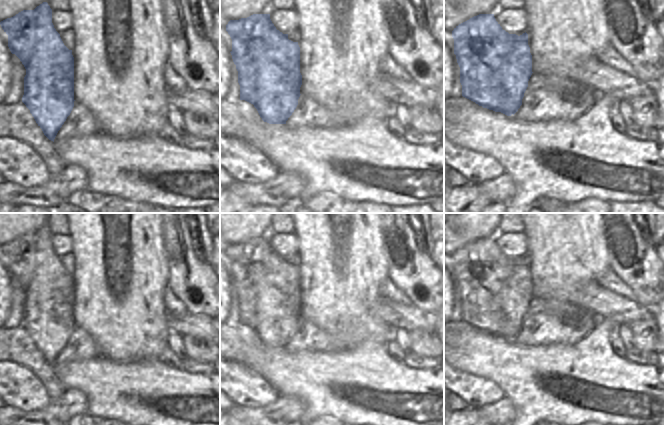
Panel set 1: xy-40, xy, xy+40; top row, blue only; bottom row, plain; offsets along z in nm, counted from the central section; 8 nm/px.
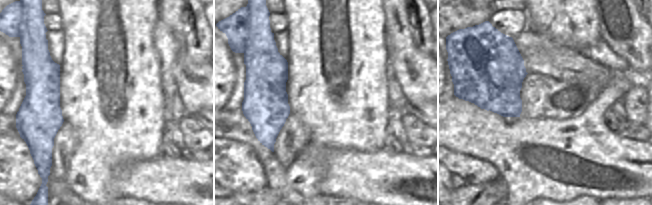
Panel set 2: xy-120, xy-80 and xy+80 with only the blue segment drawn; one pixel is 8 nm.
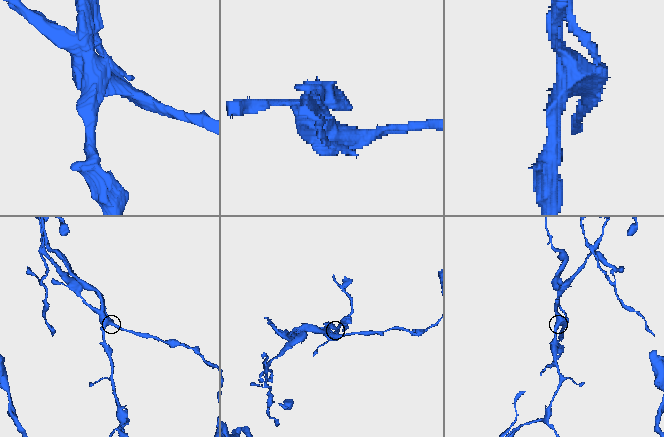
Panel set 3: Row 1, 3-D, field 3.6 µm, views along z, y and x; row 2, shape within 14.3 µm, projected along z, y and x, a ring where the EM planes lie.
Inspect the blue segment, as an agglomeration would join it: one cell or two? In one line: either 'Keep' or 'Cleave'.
Cleave.

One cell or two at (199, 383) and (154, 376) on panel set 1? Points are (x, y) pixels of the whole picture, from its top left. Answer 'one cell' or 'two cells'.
one cell

